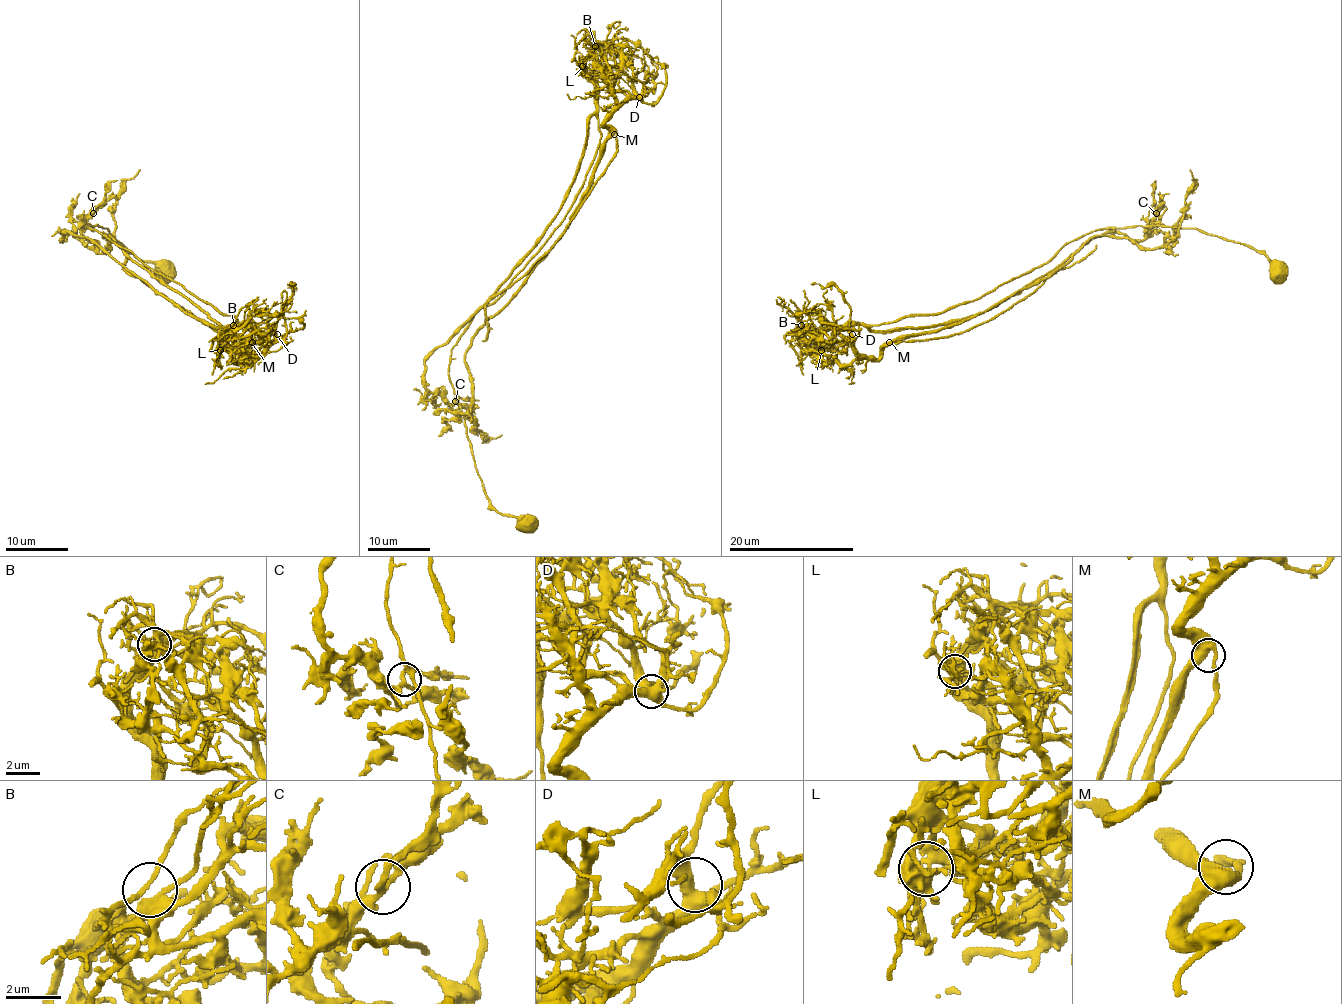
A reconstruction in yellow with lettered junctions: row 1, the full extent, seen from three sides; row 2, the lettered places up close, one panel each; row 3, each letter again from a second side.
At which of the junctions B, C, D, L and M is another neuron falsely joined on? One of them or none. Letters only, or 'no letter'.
L

